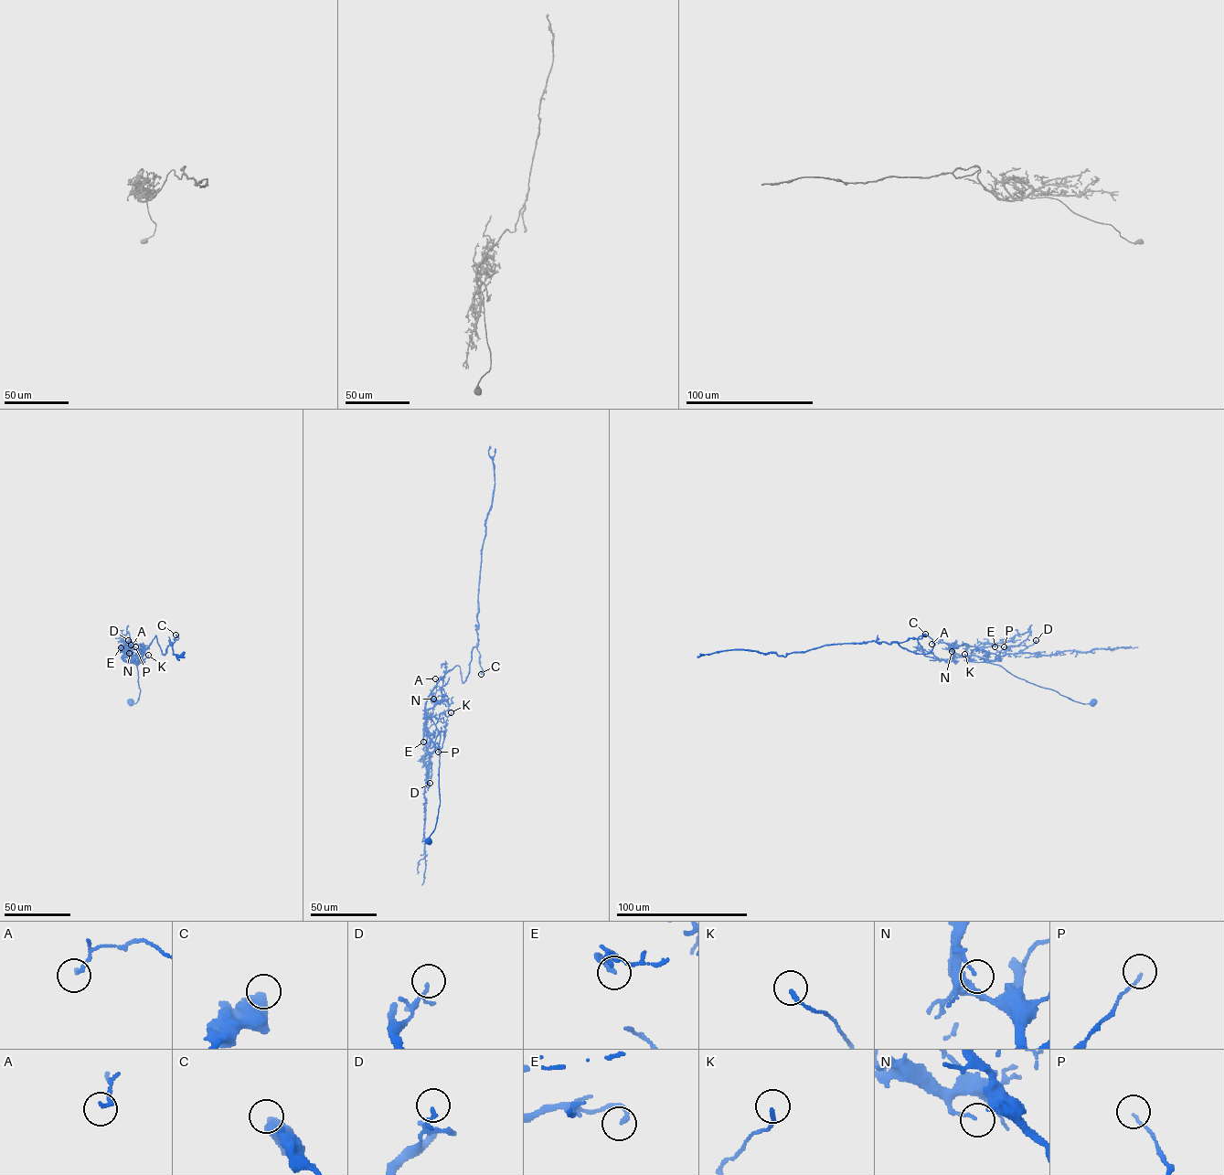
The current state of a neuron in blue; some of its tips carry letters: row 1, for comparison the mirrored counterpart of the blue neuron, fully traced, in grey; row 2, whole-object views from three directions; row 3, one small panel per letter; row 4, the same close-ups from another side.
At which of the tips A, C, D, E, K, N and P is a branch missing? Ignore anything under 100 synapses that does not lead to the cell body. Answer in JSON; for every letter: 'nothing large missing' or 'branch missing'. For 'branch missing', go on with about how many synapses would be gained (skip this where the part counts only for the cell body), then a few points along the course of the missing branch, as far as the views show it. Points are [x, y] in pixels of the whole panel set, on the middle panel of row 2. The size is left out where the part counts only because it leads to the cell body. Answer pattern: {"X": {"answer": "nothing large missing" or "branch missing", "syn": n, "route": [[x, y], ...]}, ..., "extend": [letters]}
{"A": {"answer": "nothing large missing"}, "C": {"answer": "nothing large missing"}, "D": {"answer": "nothing large missing"}, "E": {"answer": "nothing large missing"}, "K": {"answer": "nothing large missing"}, "N": {"answer": "nothing large missing"}, "P": {"answer": "nothing large missing"}, "extend": []}

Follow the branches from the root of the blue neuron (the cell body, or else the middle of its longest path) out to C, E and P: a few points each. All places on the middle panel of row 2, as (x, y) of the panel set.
C: (429, 841), (440, 803), (440, 734), (425, 716), (426, 699), (456, 666), (465, 679), (474, 646), (481, 674)
E: (429, 841), (440, 803), (440, 734), (428, 716), (425, 716), (423, 742)
P: (429, 841), (440, 803), (439, 732), (434, 742), (440, 748), (438, 752)

